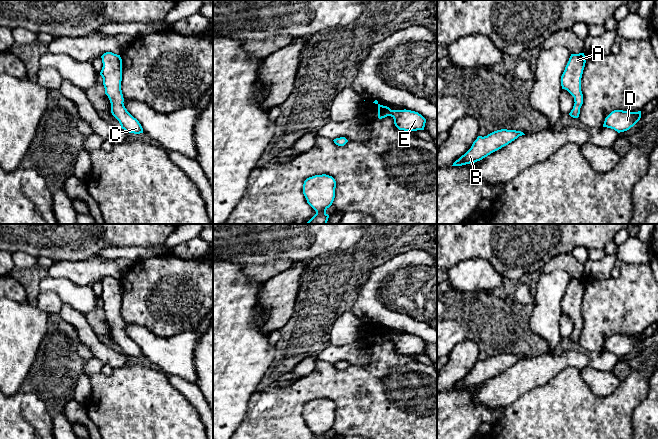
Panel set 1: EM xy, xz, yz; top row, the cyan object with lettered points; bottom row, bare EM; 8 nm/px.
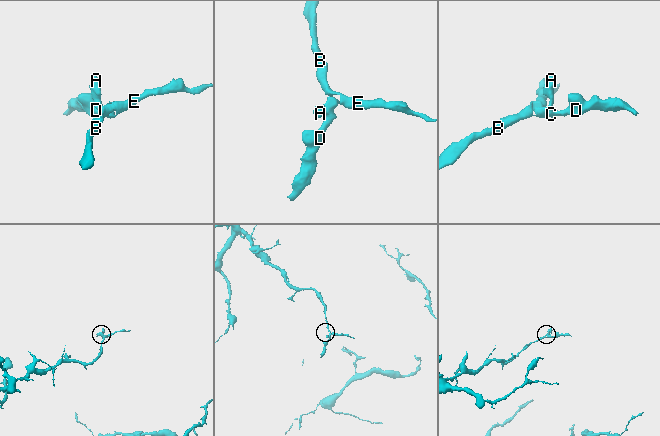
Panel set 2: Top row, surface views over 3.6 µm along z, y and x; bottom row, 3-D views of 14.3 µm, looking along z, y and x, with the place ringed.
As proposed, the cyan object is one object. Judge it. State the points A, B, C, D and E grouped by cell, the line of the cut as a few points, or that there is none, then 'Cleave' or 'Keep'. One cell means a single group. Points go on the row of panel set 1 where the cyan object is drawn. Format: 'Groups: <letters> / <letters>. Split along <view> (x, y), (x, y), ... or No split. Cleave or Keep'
Groups: A B C D E. No split. Keep

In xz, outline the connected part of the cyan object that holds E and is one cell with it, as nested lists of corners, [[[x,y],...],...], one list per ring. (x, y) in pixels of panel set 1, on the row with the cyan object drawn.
[[[377,100],[373,103],[378,105],[378,118],[391,116],[399,130],[417,131],[424,130],[426,119],[418,112],[411,110],[391,110],[387,106],[380,105]]]

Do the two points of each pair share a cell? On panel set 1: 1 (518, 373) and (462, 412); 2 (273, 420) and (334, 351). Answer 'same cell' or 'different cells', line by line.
1: different cells
2: different cells

